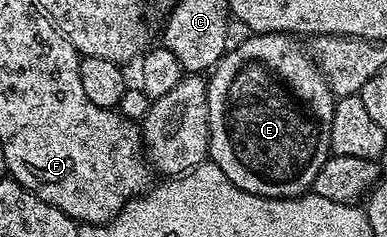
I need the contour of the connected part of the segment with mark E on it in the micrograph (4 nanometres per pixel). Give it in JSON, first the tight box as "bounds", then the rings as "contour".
{"bounds":[207,32,337,198],"contour":[[[262,32],[252,34],[247,37],[240,45],[229,47],[224,57],[216,63],[215,68],[211,69],[210,75],[207,77],[208,82],[208,155],[211,163],[218,166],[218,170],[222,170],[222,174],[226,174],[226,178],[230,178],[230,182],[234,182],[234,186],[238,186],[242,190],[246,190],[250,194],[258,194],[266,198],[290,198],[291,196],[303,196],[309,191],[314,182],[314,178],[318,178],[318,170],[322,170],[322,166],[328,161],[330,155],[330,122],[334,118],[334,106],[337,97],[332,95],[330,86],[324,80],[319,67],[314,63],[311,55],[307,51],[300,49],[300,44],[295,35],[287,32]]]}

